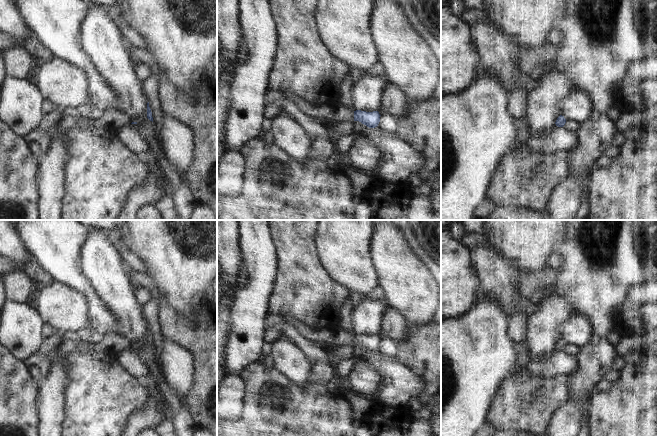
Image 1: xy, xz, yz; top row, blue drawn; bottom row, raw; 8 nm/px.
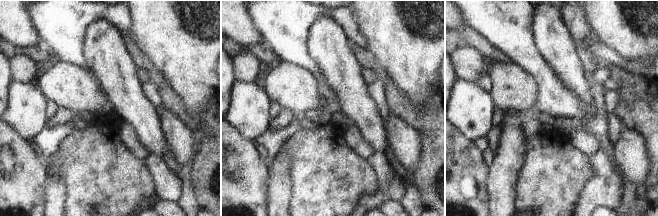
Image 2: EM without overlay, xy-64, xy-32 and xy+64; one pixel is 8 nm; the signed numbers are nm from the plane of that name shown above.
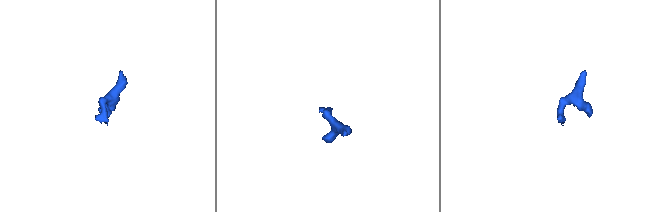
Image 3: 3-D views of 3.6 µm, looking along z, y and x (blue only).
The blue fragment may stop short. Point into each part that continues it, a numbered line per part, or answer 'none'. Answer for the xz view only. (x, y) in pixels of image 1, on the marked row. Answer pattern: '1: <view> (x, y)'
none

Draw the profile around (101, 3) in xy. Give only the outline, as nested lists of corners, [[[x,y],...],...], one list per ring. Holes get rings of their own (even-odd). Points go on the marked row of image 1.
[[[82,0],[82,1],[90,3],[95,6],[99,6],[99,7],[106,7],[109,5],[122,5],[122,6],[124,6],[124,3],[126,0]]]

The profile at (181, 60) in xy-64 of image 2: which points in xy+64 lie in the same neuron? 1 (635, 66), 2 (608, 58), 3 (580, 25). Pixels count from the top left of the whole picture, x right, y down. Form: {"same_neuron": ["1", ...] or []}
{"same_neuron": []}

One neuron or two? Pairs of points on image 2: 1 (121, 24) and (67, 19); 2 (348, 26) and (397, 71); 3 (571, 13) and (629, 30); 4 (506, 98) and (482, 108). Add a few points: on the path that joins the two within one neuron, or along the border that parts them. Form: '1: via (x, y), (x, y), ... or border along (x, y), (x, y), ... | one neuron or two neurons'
1: via (108, 13), (80, 13) | one neuron
2: border along (355, 19), (357, 32), (363, 38), (365, 48) | two neurons
3: border along (581, 10), (595, 38) | two neurons
4: border along (489, 93), (495, 108) | two neurons

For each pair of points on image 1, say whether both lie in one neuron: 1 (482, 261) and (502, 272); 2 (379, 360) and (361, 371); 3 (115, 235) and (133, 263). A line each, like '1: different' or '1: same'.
1: same
2: different
3: same

